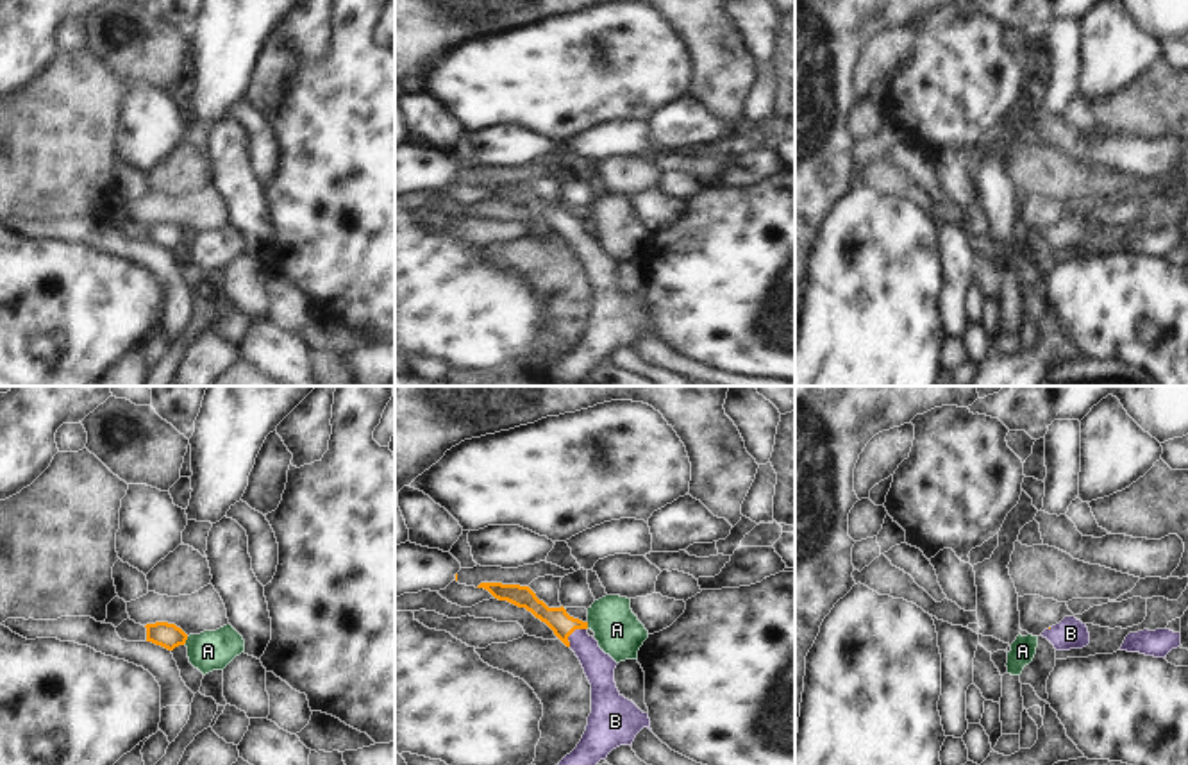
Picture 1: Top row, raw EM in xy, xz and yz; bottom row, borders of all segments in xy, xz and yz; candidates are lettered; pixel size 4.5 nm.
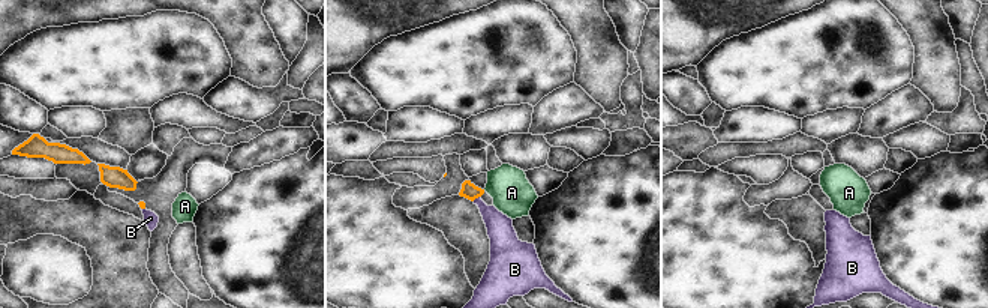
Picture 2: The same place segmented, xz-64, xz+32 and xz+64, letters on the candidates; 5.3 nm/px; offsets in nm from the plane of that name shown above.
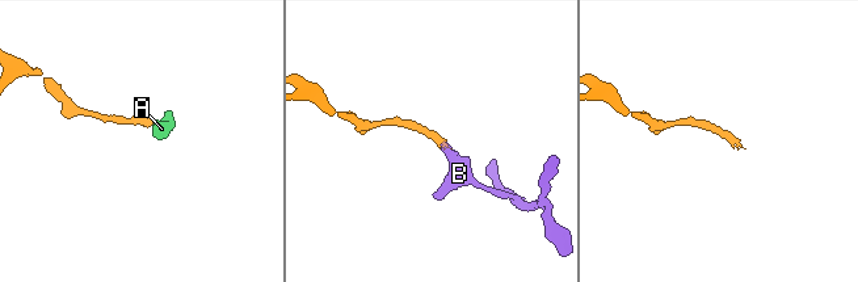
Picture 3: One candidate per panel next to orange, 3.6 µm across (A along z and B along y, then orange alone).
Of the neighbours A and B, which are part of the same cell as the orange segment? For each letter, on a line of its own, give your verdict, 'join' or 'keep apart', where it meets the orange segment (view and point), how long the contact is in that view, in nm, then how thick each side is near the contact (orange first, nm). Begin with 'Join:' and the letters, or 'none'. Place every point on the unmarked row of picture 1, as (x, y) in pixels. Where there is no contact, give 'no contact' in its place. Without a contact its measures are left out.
Join: B
A: keep apart | xy (186, 238) | 50 nm | 110/180 nm
B: join | xz (572, 231) | 120 nm | 100/140 nm

